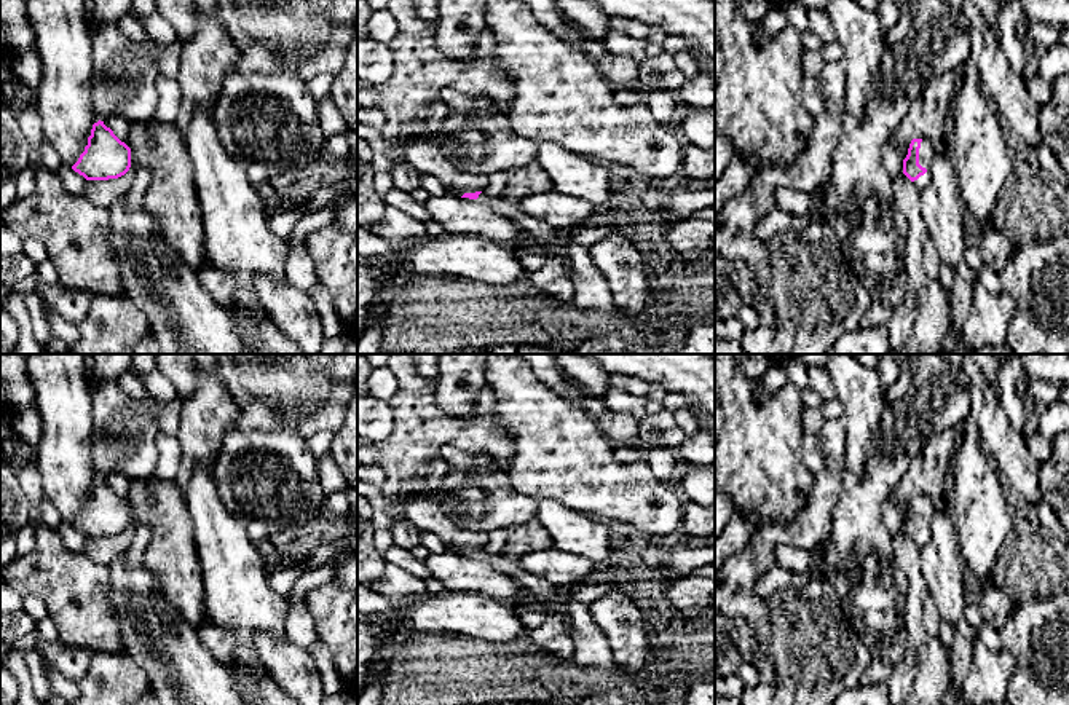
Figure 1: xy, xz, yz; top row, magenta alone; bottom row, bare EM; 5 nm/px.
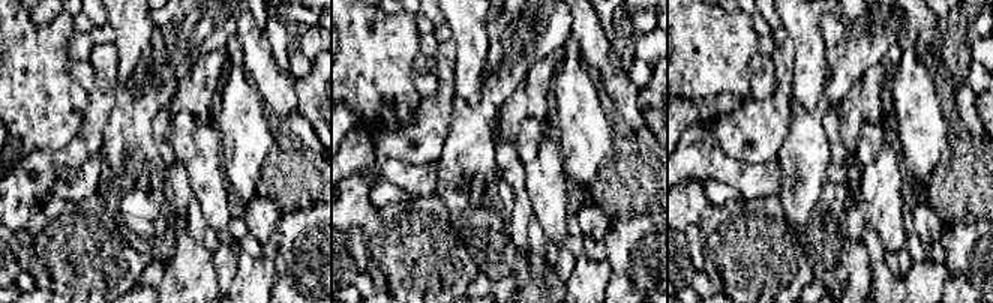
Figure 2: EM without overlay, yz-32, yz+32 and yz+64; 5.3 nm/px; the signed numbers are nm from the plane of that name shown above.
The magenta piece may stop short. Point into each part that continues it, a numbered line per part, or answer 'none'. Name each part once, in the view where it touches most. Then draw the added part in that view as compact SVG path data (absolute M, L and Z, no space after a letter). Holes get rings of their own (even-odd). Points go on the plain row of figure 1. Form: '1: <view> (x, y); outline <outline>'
1: yz (927, 506); outline M922 496L921 506L919 506L919 522L925 525L927 530L913 539L919 547L929 542L929 538L930 538L929 523L935 509L937 509L937 504L932 499Z

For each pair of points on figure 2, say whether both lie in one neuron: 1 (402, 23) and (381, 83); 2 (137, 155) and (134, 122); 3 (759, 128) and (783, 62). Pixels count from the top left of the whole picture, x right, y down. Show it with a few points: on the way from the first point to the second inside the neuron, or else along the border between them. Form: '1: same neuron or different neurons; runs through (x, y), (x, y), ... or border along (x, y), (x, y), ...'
1: same neuron; runs through (393, 38), (381, 50), (381, 68)
2: same neuron; runs through (134, 147), (134, 129)
3: same neuron; runs through (776, 111), (783, 95), (783, 78)

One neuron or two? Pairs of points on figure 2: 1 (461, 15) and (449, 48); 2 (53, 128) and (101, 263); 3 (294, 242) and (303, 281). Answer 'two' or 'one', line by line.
1: two
2: two
3: one

